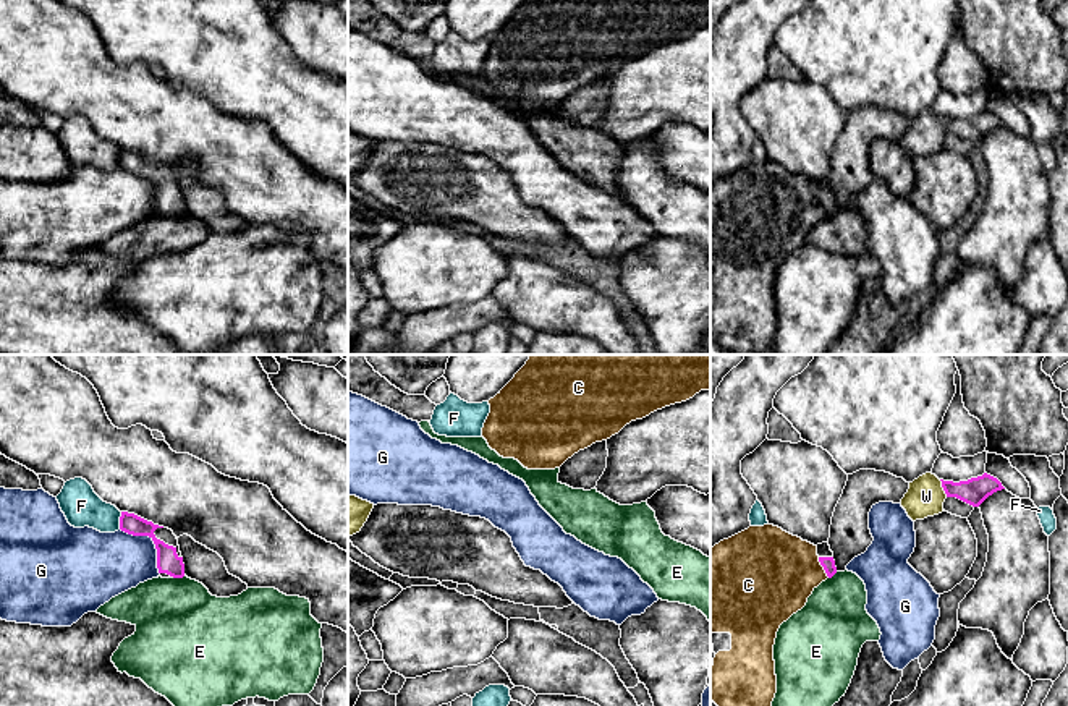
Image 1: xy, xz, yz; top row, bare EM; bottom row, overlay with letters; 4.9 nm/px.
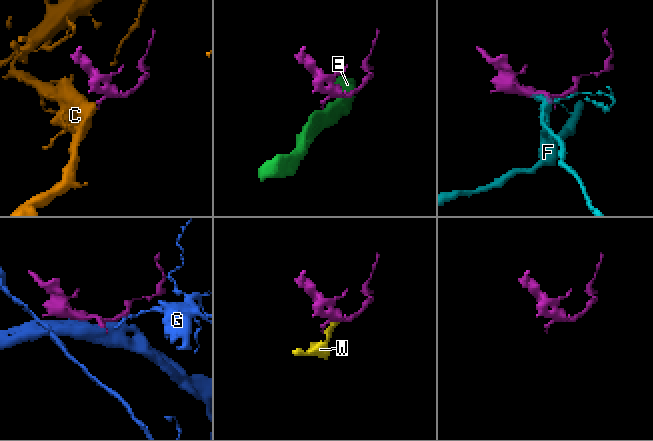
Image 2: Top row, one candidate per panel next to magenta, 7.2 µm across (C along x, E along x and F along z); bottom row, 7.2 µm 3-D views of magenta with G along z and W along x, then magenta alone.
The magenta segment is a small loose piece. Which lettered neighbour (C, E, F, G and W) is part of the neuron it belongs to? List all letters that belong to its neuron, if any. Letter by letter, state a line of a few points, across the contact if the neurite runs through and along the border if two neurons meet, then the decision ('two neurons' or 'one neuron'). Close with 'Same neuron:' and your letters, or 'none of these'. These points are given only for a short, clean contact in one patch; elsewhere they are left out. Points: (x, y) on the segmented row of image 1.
C: line yz (827, 562), (822, 565), (774, 572); one neuron
E: line xy (183, 575), (173, 578); two neurons
F: two neurons
G: two neurons
W: line yz (939, 480), (947, 496); two neurons
Same neuron: C

